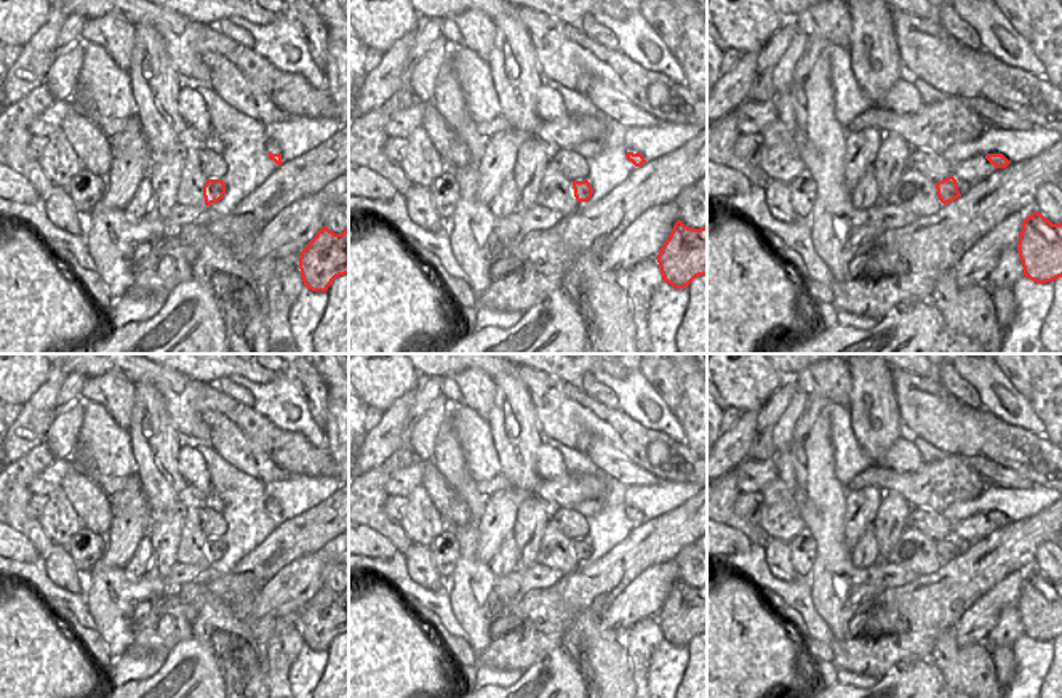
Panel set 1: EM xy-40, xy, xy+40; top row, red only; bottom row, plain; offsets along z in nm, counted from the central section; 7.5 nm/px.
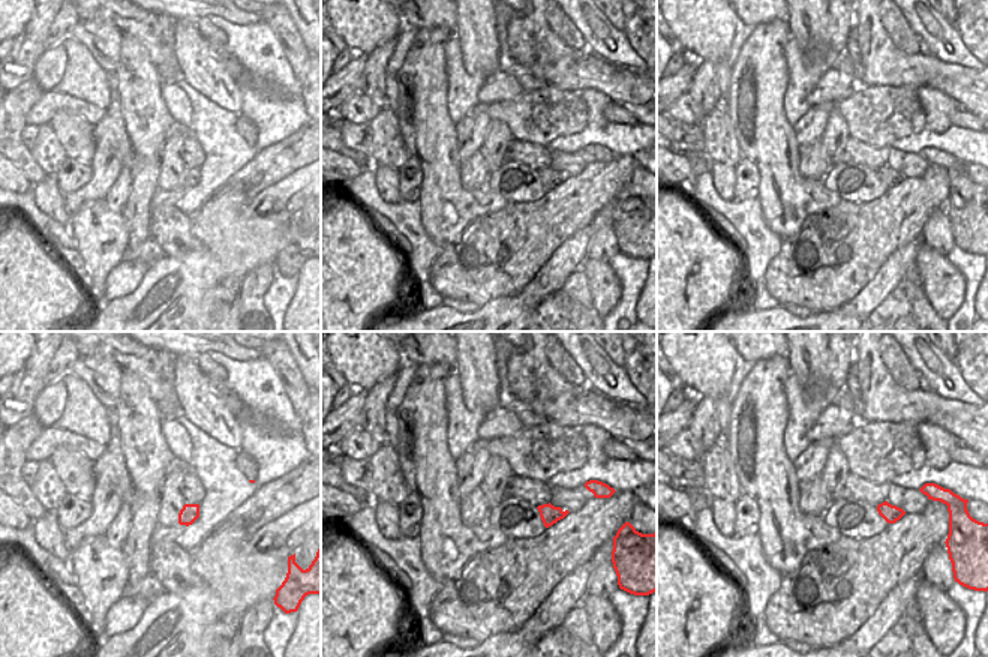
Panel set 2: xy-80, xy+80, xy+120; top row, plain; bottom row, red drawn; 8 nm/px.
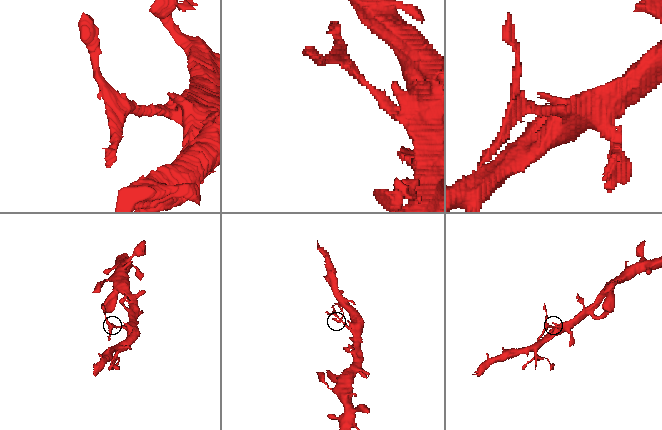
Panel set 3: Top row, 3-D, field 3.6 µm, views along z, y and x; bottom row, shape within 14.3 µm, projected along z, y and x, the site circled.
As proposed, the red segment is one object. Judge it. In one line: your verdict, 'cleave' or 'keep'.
cleave

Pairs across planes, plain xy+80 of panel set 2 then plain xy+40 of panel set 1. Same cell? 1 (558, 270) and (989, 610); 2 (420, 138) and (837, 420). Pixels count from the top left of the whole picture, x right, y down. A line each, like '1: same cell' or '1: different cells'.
1: same cell
2: different cells

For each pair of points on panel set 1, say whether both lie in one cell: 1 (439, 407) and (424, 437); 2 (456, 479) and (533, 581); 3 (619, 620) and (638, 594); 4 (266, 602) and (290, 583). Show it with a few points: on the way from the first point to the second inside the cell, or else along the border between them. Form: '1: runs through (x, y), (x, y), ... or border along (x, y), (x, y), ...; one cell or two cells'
1: runs through (435, 415), (426, 429); one cell
2: runs through (474, 516), (469, 562), (496, 583); one cell
3: runs through (622, 613), (635, 601); one cell
4: runs through (272, 599), (283, 589); one cell

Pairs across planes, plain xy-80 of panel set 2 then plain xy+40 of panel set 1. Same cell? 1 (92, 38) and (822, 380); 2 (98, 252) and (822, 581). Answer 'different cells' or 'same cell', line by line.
1: same cell
2: same cell

